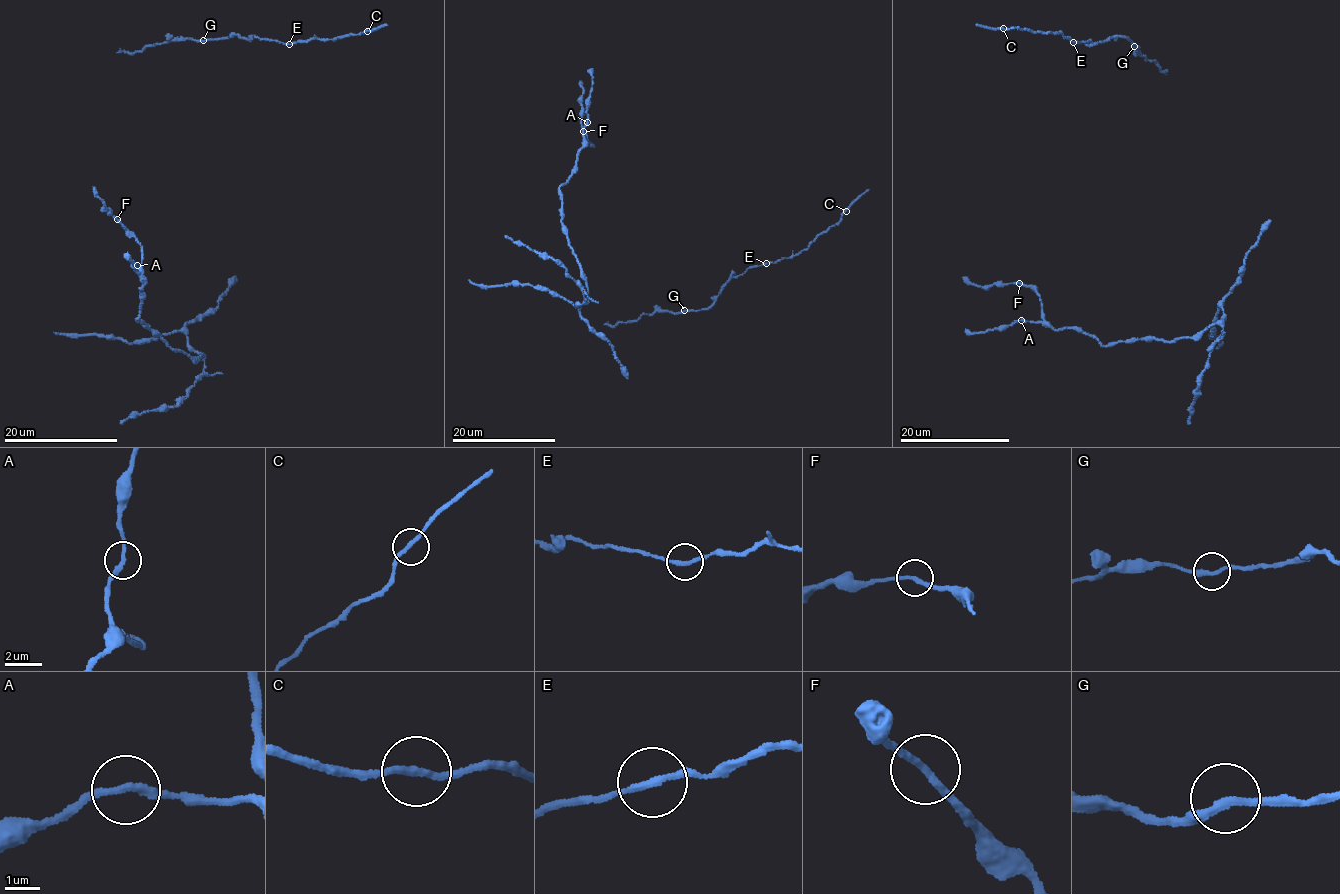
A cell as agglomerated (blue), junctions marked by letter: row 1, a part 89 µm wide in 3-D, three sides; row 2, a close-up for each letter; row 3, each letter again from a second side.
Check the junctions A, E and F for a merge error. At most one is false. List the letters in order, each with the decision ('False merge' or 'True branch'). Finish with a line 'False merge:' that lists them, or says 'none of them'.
A: True branch
E: False merge
F: True branch
False merge: E

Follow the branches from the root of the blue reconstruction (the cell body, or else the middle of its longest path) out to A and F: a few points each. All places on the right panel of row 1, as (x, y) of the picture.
A: (1262, 224), (1222, 302), (1223, 320), (1192, 337), (1141, 338), (1104, 346), (1072, 328), (1057, 330), (1021, 320)
F: (1262, 224), (1222, 302), (1223, 320), (1192, 337), (1104, 346), (1055, 329), (1040, 294), (1019, 283)

